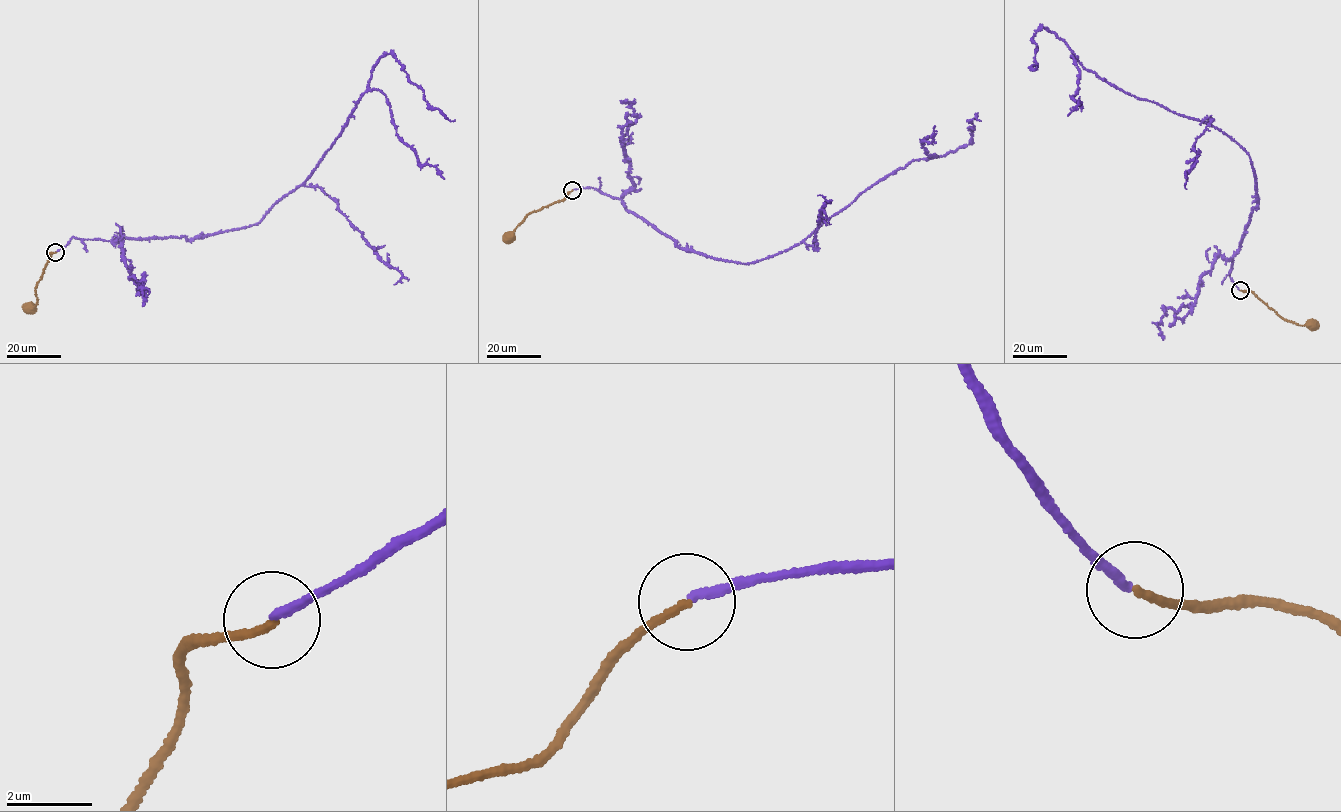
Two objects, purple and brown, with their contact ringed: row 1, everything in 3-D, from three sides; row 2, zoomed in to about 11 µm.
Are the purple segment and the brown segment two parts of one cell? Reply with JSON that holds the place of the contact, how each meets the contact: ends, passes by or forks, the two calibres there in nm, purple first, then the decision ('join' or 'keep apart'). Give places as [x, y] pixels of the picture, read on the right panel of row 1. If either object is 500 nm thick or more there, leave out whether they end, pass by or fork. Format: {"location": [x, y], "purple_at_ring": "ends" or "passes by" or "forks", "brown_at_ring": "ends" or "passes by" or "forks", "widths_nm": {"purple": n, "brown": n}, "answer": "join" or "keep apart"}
{"location": [1240, 290], "purple_at_ring": "ends", "brown_at_ring": "ends", "widths_nm": {"purple": 200, "brown": 170}, "answer": "keep apart"}

